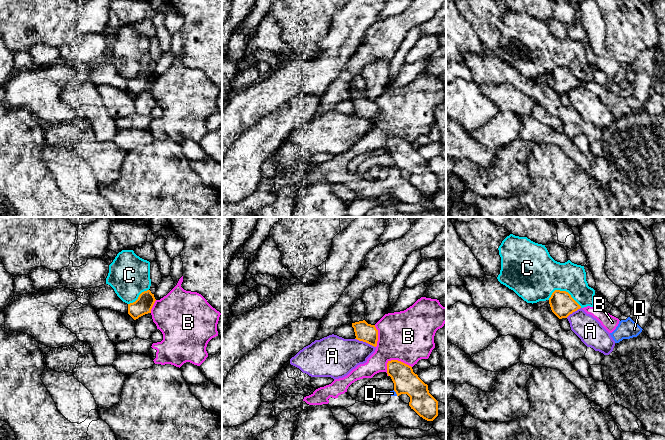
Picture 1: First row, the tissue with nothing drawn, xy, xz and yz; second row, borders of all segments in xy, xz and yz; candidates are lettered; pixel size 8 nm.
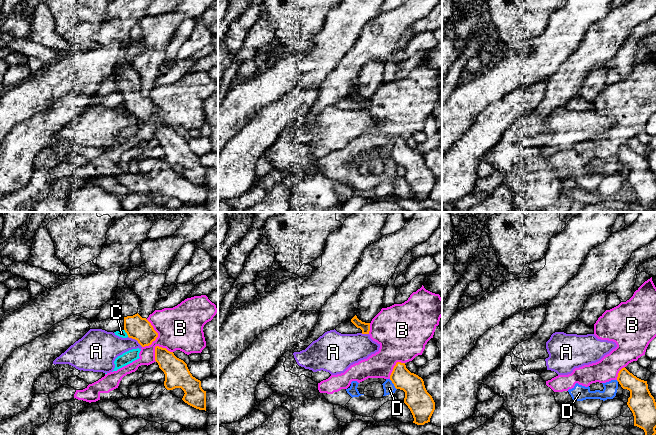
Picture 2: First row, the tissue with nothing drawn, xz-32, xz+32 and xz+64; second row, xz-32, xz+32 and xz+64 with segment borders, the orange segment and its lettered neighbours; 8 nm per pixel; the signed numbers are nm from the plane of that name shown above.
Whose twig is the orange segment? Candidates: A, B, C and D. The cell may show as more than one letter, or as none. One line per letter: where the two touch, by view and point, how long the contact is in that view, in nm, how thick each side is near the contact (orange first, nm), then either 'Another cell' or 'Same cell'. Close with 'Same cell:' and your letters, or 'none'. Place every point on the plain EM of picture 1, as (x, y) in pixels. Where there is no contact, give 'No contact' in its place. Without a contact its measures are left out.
A: Touches orange at xz (365, 117). Shared border 180 nm. Thickness 150 nm (orange) against 300 nm. Another cell
B: Touches orange at xz (394, 136). Shared border 220 nm. Thickness 190 nm (orange) against 420 nm. Another cell
C: Touches orange at yz (565, 67). Shared border 280 nm. Thickness 190 nm (orange) against 360 nm. Another cell
D: Touches orange at xz (396, 169). Shared border 60 nm. Thickness 190 nm (orange) against 50 nm. Another cell
Same cell: none

